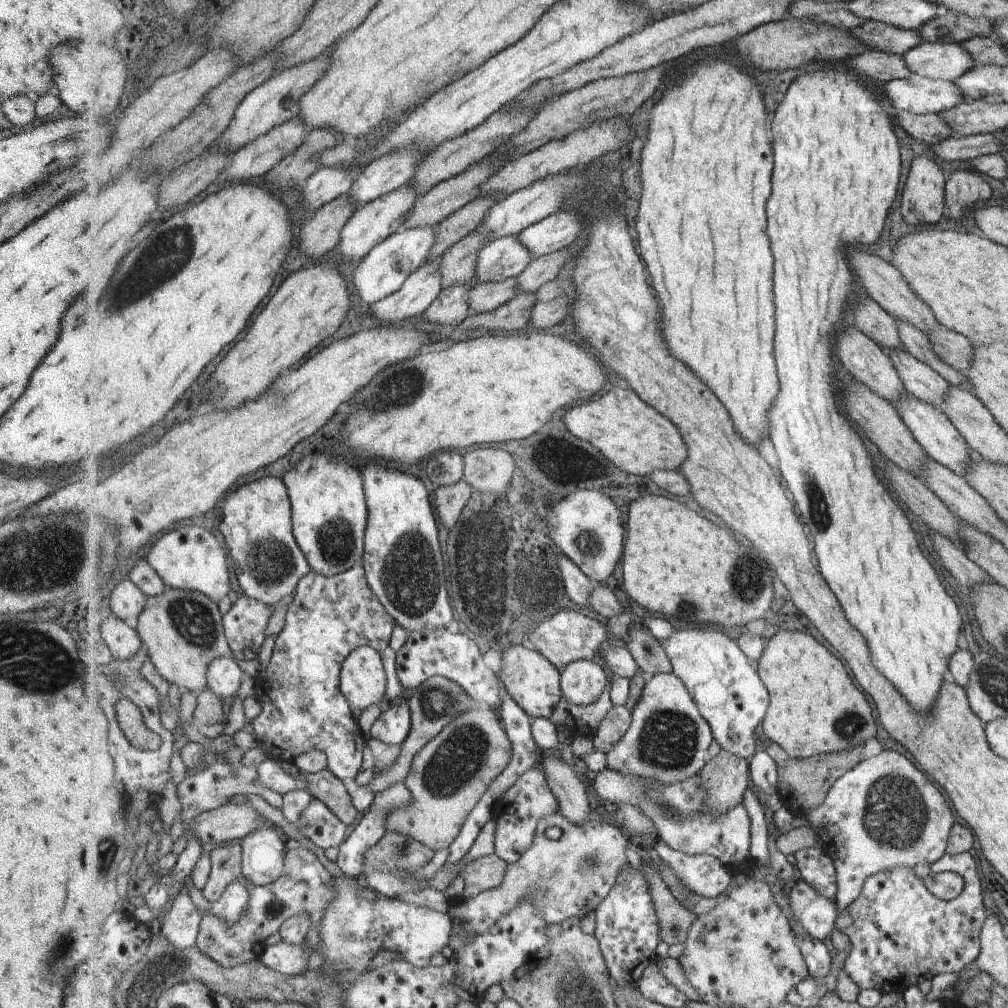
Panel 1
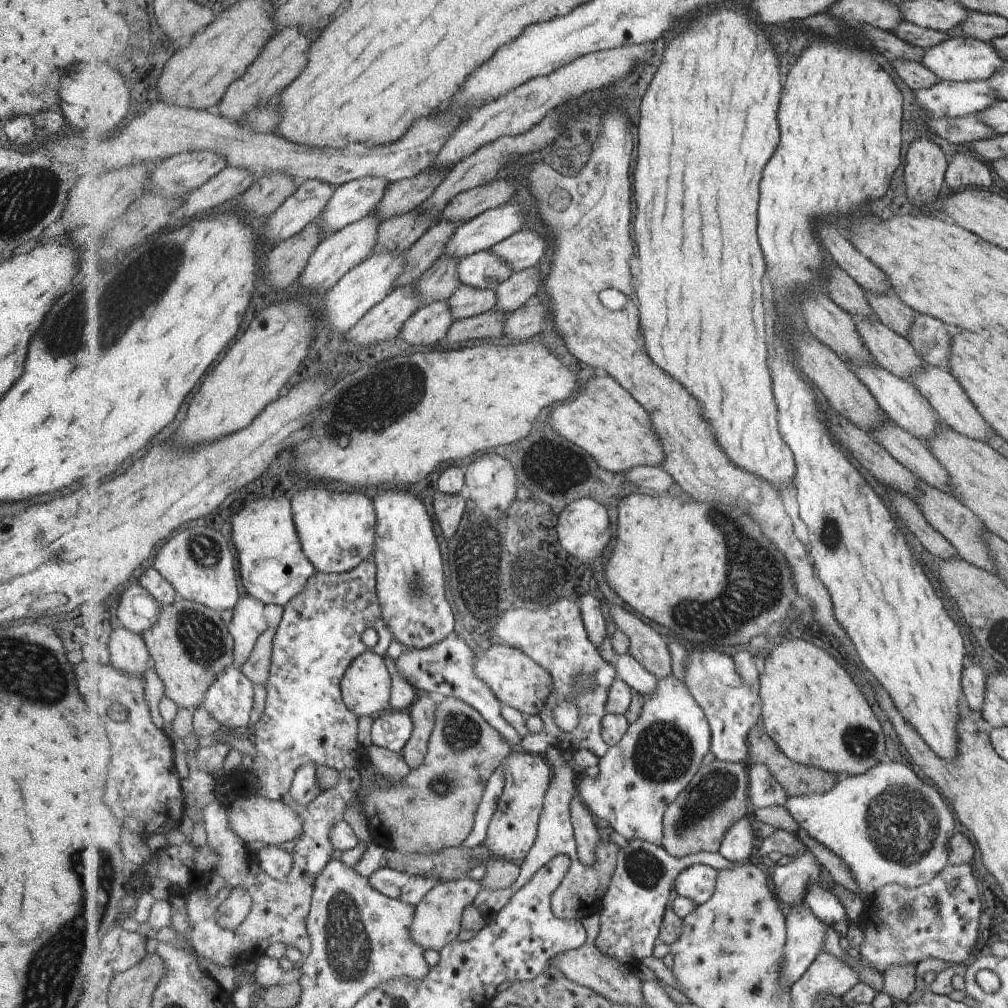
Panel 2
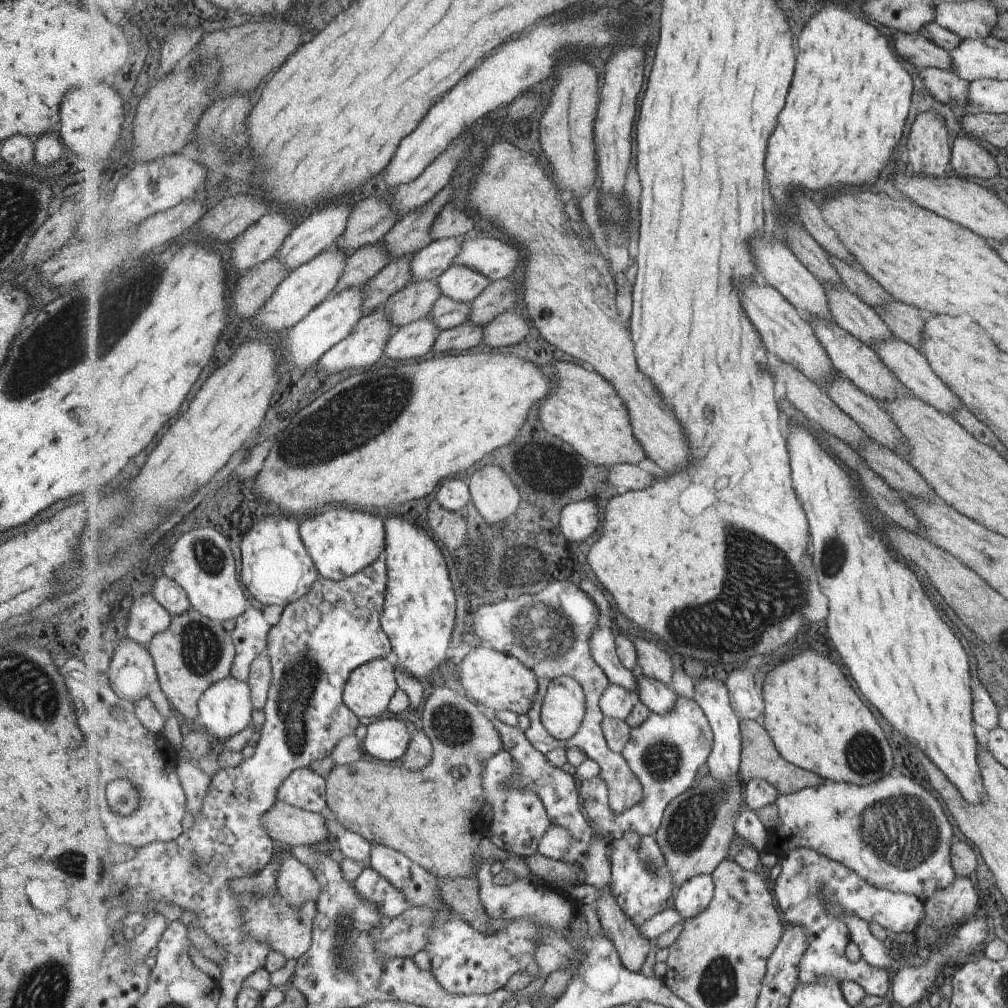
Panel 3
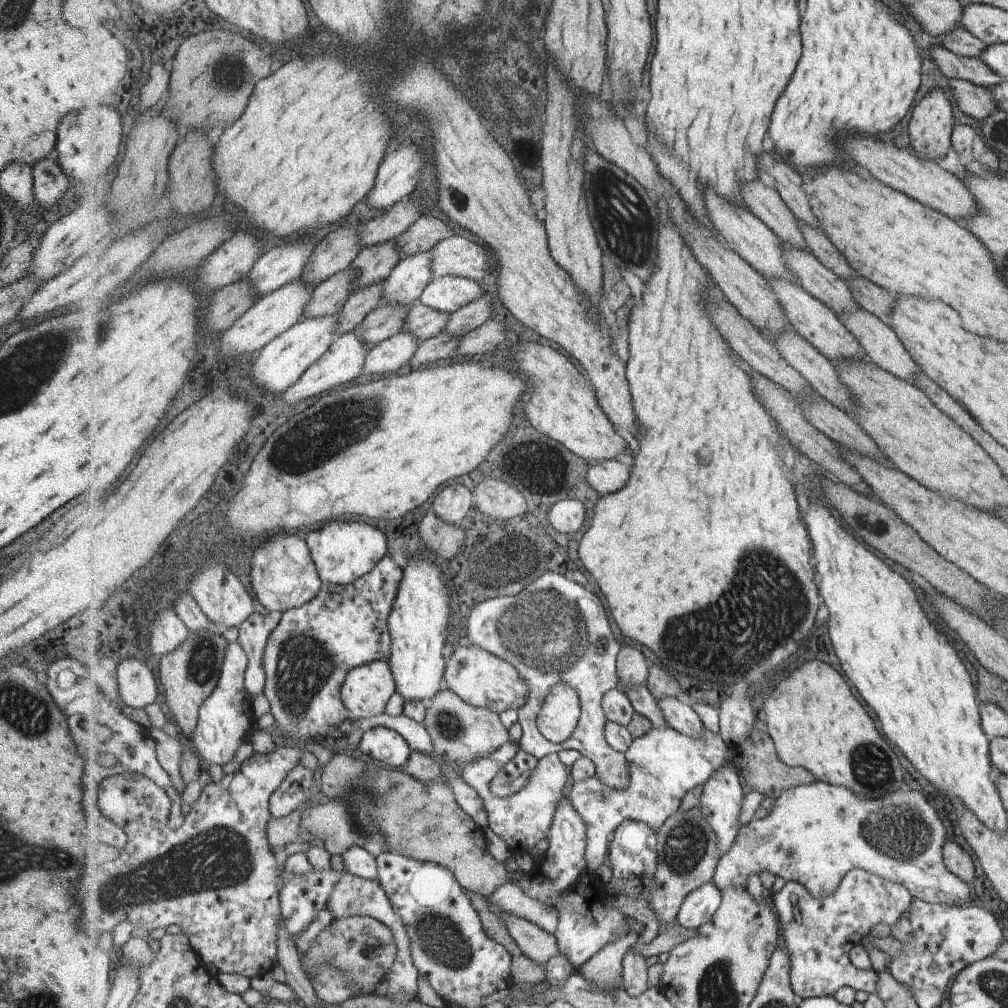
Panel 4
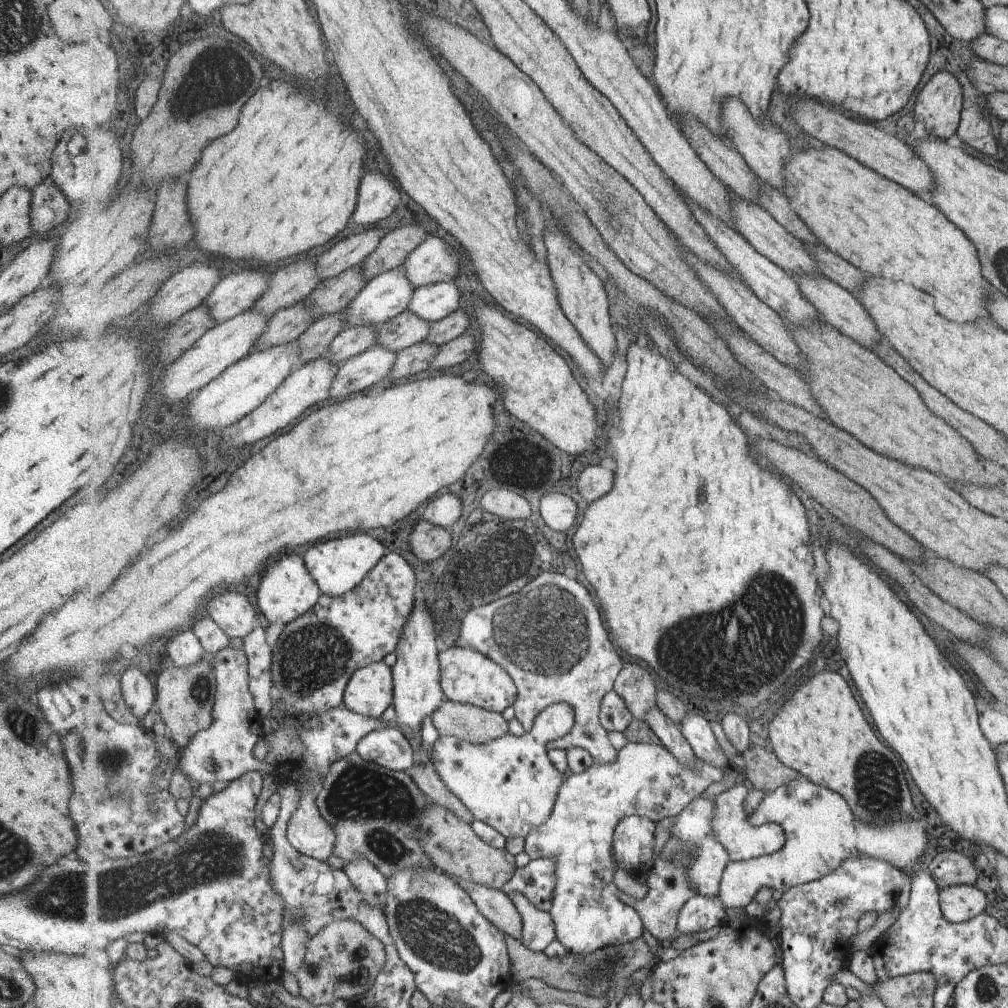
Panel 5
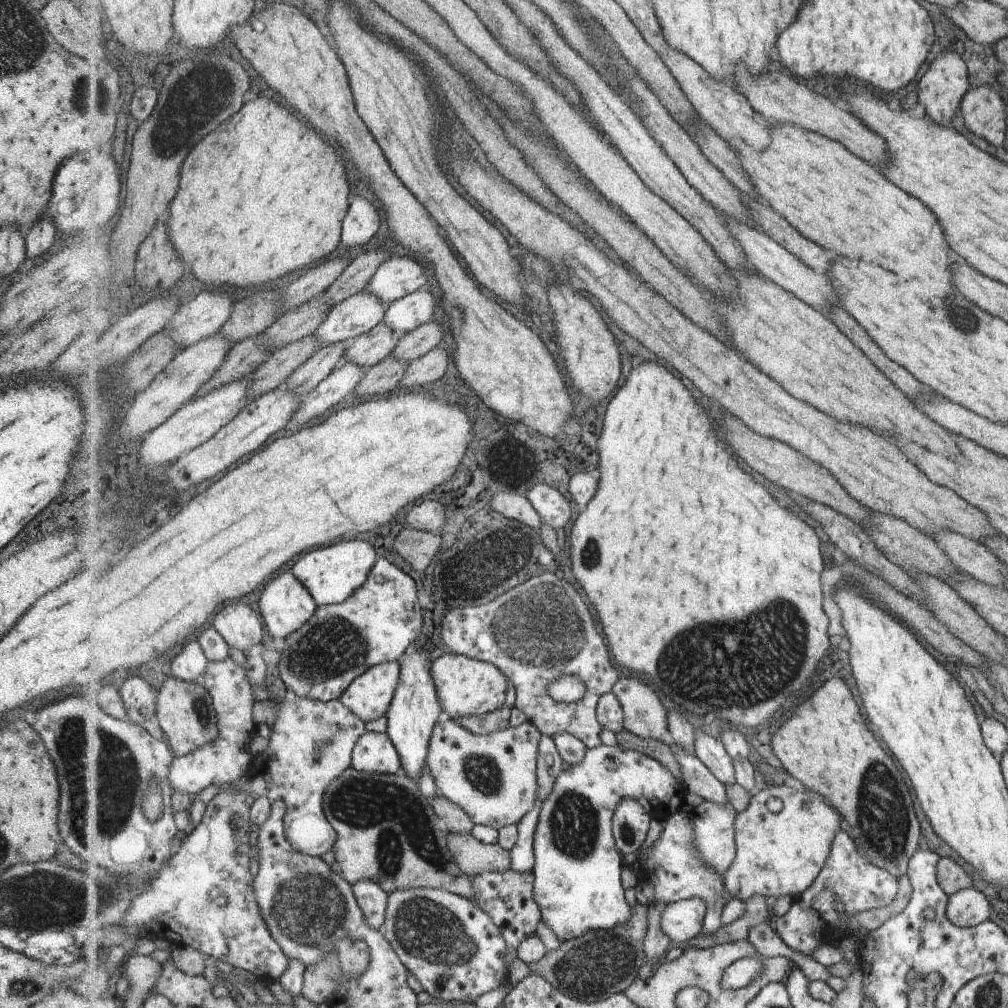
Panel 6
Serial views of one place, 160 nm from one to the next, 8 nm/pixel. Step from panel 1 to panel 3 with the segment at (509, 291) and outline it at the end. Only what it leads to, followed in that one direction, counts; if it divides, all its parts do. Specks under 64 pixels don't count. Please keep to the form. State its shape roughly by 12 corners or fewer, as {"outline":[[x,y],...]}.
{"outline":[[443,295],[431,318],[439,330],[470,319],[472,302]]}

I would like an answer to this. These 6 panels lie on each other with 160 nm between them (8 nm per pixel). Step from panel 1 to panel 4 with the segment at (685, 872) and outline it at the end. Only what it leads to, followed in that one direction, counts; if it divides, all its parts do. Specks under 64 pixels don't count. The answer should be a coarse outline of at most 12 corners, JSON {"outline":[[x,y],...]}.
{"outline":[[707,883],[686,898],[676,922],[699,929],[714,917],[722,890]]}

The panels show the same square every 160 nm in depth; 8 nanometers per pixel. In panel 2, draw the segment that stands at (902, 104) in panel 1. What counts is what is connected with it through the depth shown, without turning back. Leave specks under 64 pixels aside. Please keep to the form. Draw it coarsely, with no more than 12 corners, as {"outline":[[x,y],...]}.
{"outline":[[937,81],[914,92],[931,116],[962,117],[998,101],[977,81]]}

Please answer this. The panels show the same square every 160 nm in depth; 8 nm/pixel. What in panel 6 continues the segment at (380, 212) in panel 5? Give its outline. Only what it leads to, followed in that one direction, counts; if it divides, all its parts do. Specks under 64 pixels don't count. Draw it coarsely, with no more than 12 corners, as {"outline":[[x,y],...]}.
{"outline":[[355,196],[342,230],[342,244],[359,248],[381,228],[373,202]]}

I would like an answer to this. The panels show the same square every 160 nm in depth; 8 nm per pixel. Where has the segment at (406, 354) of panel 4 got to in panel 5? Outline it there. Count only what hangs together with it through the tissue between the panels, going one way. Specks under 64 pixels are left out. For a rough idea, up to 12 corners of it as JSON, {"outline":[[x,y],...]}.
{"outline":[[386,346],[350,358],[332,384],[339,400],[389,377],[398,353]]}

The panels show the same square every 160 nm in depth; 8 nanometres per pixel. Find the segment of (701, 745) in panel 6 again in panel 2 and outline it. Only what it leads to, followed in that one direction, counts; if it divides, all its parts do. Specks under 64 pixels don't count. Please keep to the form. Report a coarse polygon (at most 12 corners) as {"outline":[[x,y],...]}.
{"outline":[[630,652],[614,659],[618,678],[647,697],[658,678]]}

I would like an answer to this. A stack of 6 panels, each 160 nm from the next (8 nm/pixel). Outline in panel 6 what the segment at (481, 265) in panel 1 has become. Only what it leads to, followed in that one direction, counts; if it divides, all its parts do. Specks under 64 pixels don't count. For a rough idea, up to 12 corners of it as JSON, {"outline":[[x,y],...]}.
{"outline":[[431,290],[408,294],[383,323],[403,336],[435,318]]}

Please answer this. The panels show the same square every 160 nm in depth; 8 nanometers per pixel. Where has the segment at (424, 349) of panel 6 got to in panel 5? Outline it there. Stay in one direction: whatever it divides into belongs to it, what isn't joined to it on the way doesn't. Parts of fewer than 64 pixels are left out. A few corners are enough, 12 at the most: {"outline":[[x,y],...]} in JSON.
{"outline":[[467,310],[434,323],[425,341],[446,345],[469,332]]}

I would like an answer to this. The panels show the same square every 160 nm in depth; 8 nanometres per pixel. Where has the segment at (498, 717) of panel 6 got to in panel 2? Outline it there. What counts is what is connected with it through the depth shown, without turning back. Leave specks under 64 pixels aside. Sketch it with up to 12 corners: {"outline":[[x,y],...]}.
{"outline":[[444,696],[425,762],[361,780],[374,842],[456,852],[487,778],[512,753]]}

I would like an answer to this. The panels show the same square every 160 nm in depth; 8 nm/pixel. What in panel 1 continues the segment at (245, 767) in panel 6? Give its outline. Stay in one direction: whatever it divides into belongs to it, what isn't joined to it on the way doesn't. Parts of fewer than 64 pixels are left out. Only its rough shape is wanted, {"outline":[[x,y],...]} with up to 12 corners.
{"outline":[[232,657],[210,664],[208,688],[221,700],[237,697],[243,670]]}

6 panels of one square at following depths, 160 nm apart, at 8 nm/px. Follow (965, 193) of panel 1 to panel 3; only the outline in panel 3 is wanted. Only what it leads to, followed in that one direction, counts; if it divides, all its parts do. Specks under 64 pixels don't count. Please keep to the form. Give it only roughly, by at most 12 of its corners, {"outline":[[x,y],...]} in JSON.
{"outline":[[955,136],[955,177],[993,178],[994,158],[975,140]]}

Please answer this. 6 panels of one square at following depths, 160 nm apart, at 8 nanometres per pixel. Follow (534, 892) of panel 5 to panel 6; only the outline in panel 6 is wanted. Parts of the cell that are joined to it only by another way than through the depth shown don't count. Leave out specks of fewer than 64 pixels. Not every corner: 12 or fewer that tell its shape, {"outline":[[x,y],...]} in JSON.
{"outline":[[533,871],[479,872],[481,907],[502,930],[508,965],[537,934]]}

